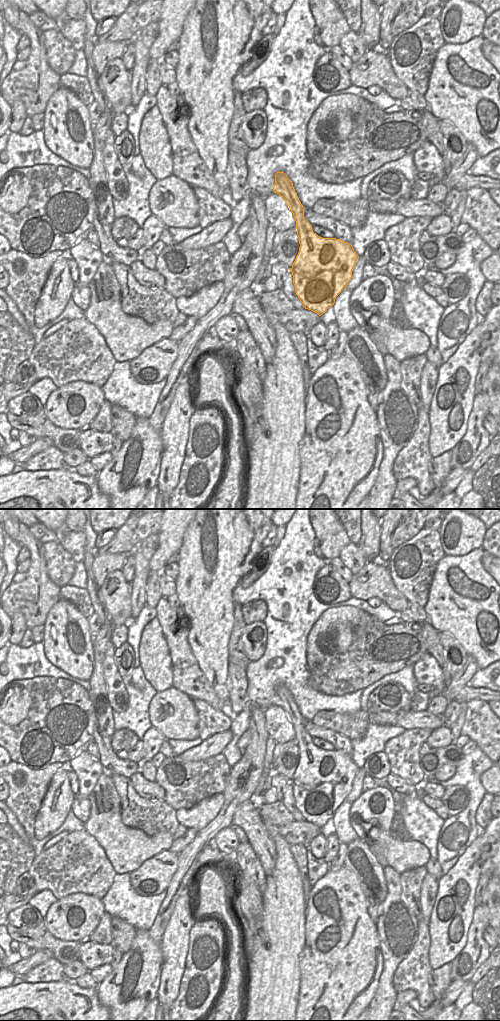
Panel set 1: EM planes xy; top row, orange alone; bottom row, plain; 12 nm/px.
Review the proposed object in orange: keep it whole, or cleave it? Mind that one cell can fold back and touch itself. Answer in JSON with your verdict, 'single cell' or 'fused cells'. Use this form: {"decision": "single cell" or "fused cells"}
{"decision": "fused cells"}

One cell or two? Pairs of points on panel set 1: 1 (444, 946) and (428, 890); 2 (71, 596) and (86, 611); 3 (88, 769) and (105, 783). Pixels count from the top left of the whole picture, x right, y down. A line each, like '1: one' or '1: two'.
1: two
2: one
3: two

